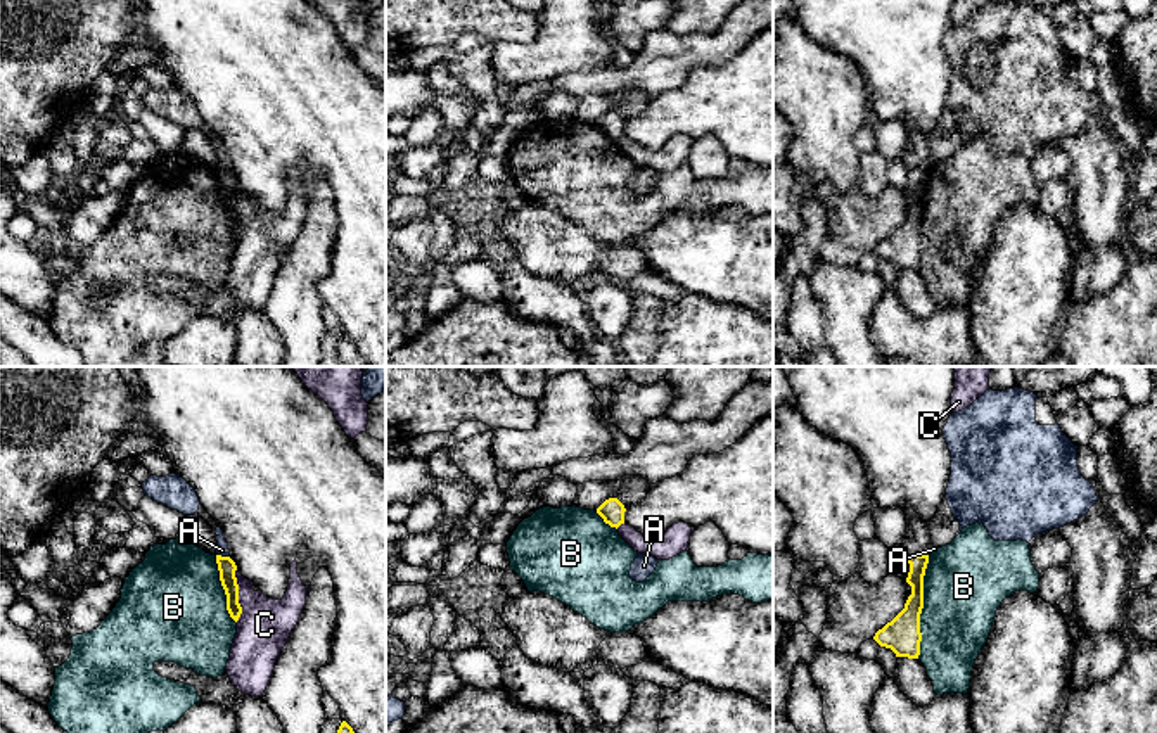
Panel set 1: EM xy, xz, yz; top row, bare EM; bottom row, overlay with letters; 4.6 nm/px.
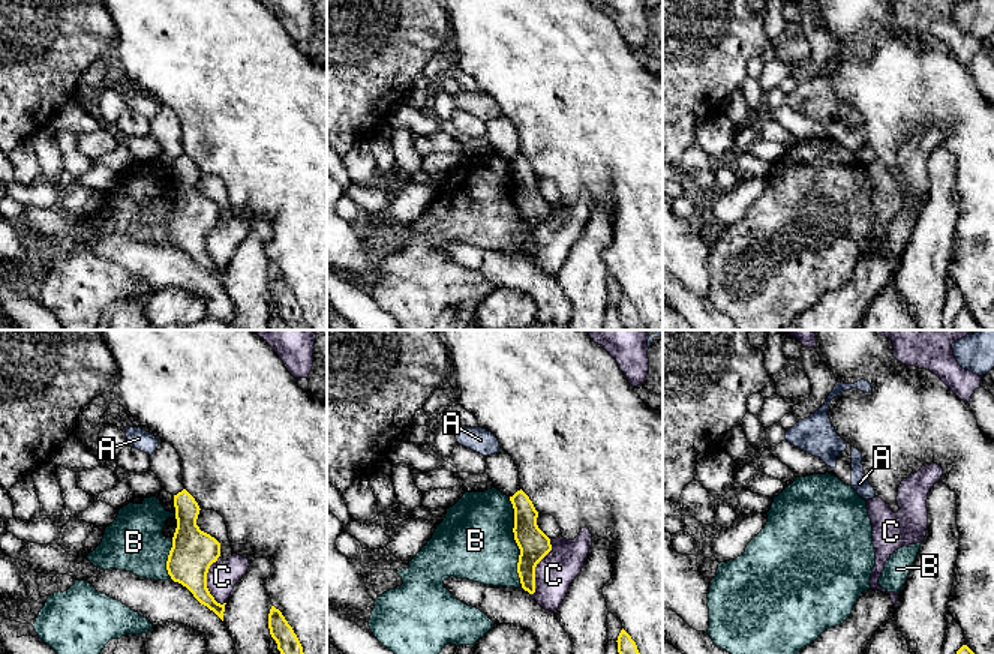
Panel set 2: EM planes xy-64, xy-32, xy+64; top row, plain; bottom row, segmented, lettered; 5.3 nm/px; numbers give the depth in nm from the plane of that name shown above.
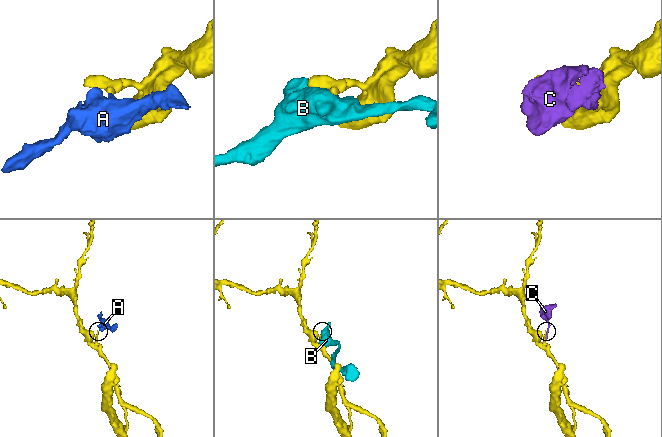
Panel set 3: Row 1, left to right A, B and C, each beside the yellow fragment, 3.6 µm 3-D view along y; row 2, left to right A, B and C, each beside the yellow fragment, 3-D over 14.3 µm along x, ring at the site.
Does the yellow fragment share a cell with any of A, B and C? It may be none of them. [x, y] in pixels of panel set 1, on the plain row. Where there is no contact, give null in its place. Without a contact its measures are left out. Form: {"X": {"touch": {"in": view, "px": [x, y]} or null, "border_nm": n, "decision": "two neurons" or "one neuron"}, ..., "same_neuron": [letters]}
{"A": {"touch": {"in": "xy", "px": [223, 170]}, "border_nm": 70, "decision": "two neurons"}, "B": {"touch": {"in": "yz", "px": [922, 220]}, "border_nm": 480, "decision": "two neurons"}, "C": {"touch": {"in": "xy", "px": [237, 208]}, "border_nm": 240, "decision": "two neurons"}, "same_neuron": []}

